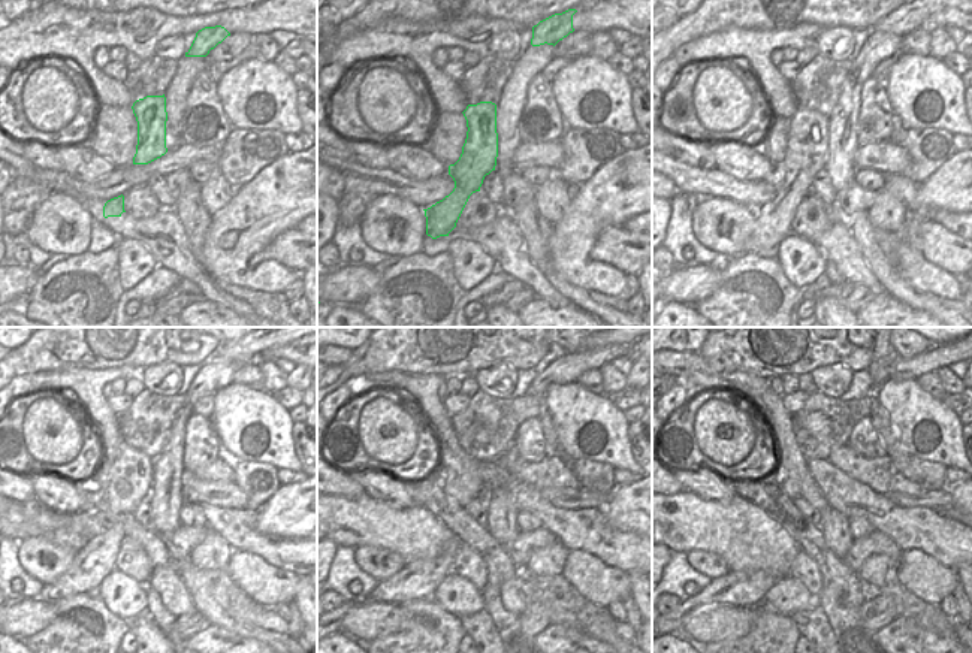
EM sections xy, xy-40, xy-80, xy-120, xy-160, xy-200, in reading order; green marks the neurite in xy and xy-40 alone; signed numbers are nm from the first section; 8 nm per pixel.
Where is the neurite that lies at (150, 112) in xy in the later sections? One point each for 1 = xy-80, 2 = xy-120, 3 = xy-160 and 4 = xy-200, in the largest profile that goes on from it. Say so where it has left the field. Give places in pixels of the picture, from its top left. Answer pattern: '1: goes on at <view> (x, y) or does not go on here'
1: goes on at xy-80 (805, 157)
2: goes on at xy-120 (132, 472)
3: goes on at xy-160 (417, 580)
4: goes on at xy-200 (748, 587)

